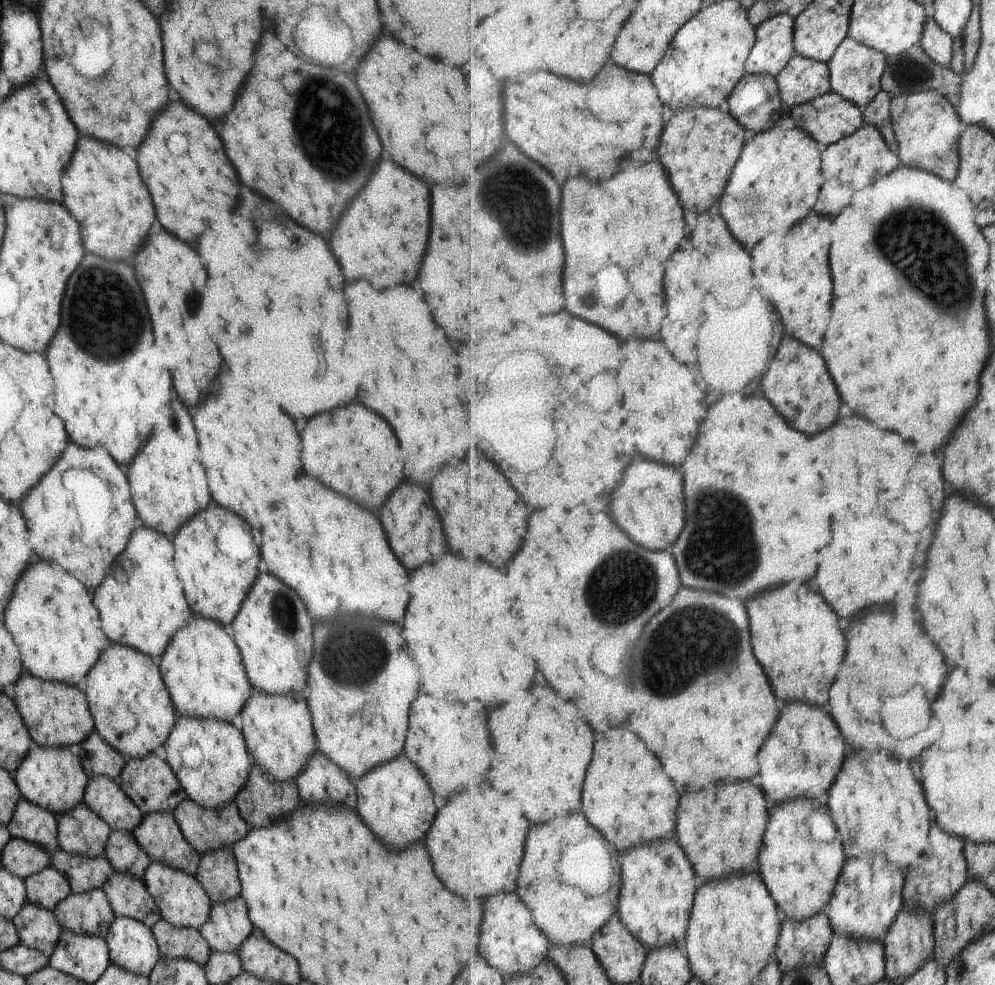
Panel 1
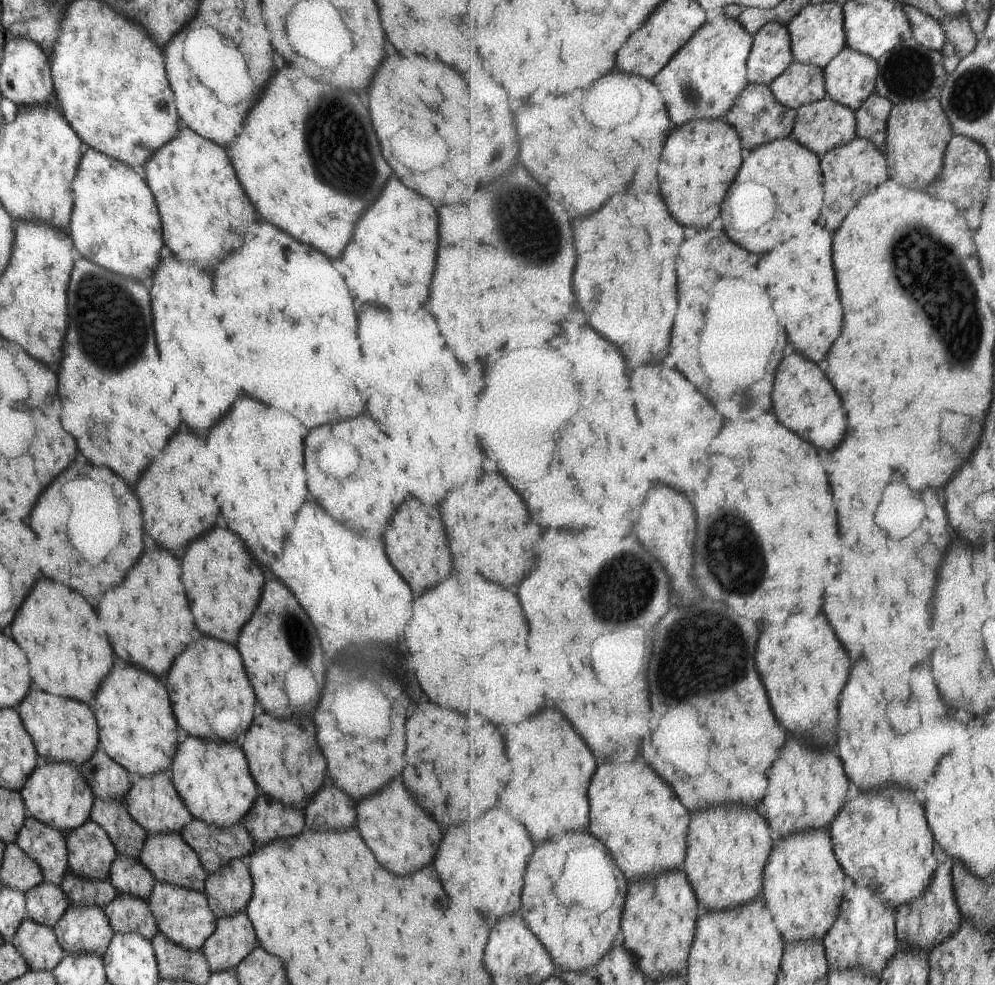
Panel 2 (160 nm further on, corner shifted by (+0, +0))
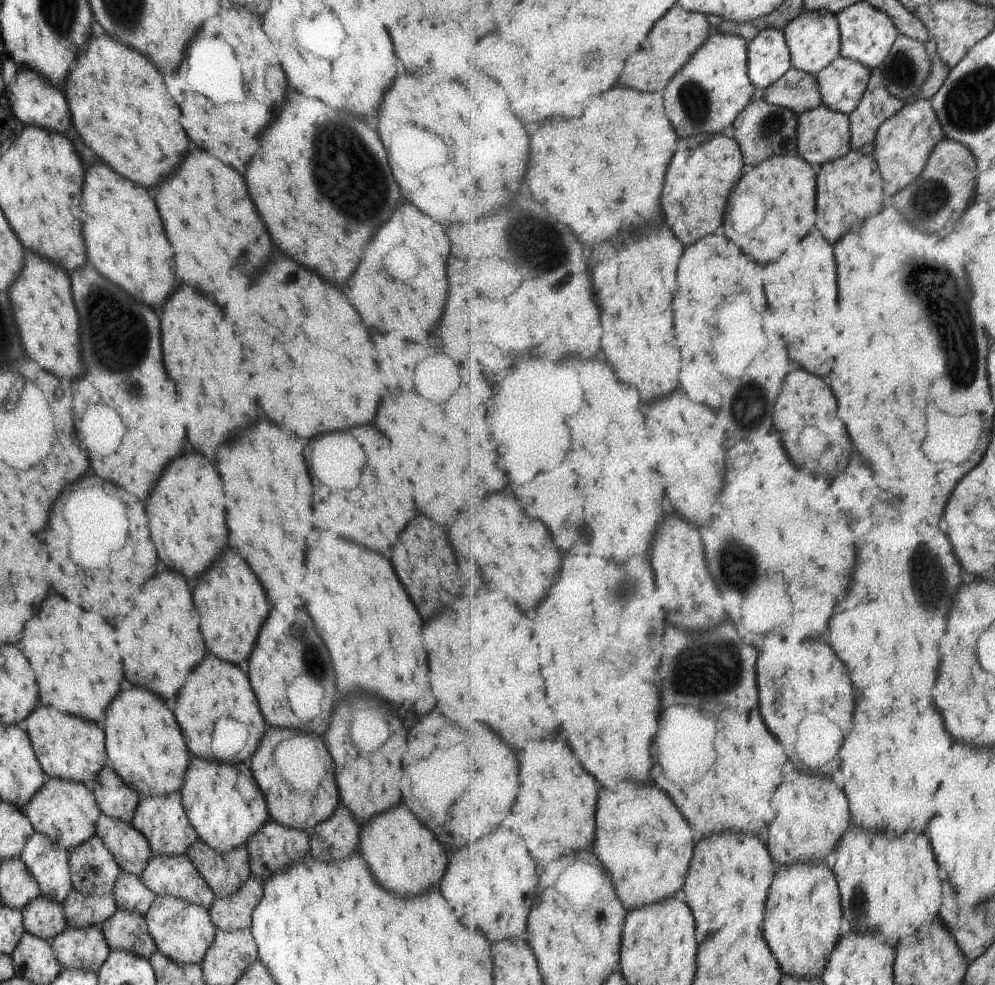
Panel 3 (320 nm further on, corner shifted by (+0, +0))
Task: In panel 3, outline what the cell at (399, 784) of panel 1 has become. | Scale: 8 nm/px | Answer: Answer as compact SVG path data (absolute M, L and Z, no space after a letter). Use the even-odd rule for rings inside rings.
M403 804L367 821L359 832L359 850L377 884L399 898L413 898L437 884L447 864L445 848Z

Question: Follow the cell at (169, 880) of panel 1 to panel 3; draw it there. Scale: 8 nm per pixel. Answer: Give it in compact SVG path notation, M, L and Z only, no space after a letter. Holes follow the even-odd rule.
M156 896L144 919L156 950L178 965L199 965L216 929L211 924L207 909L175 897Z

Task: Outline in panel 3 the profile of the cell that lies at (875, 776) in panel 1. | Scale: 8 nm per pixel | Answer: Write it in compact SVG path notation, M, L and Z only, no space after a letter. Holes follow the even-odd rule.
M854 822L850 826L851 832L845 833L844 838L840 842L840 845L836 848L835 856L831 860L831 869L836 876L838 885L840 886L840 893L842 898L842 905L844 906L844 924L845 928L855 933L880 933L890 943L890 946L897 952L897 946L902 941L912 939L913 941L920 941L924 938L924 930L926 927L932 924L938 918L942 904L944 902L944 887L943 880L939 878L939 864L935 860L935 854L933 854L933 848L931 848L931 842L925 838L925 834L904 834L901 837L890 837L883 831L877 832L865 832L861 828L857 828Z

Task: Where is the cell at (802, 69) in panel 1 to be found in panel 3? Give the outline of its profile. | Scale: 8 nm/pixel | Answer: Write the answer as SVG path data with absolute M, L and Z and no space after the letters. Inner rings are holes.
M795 67L774 85L760 92L759 96L769 104L793 110L798 115L824 105L816 75Z

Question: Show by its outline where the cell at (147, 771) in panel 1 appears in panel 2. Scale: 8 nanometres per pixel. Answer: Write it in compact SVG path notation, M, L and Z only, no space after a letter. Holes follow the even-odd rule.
M167 769L148 777L134 776L131 784L122 801L132 820L142 826L147 833L179 834L180 830L192 819L175 790Z

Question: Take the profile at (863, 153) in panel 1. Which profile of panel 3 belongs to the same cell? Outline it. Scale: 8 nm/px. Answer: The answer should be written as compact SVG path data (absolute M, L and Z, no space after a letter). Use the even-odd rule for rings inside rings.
M852 149L843 158L825 163L817 170L817 228L831 244L839 242L843 234L859 230L859 222L883 210L884 178L872 155ZM847 218L847 220L845 220Z

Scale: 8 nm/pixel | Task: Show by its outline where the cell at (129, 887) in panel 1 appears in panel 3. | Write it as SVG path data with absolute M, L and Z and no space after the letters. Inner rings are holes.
M117 909L99 925L111 951L125 951L148 959L156 950L146 928L144 915Z

